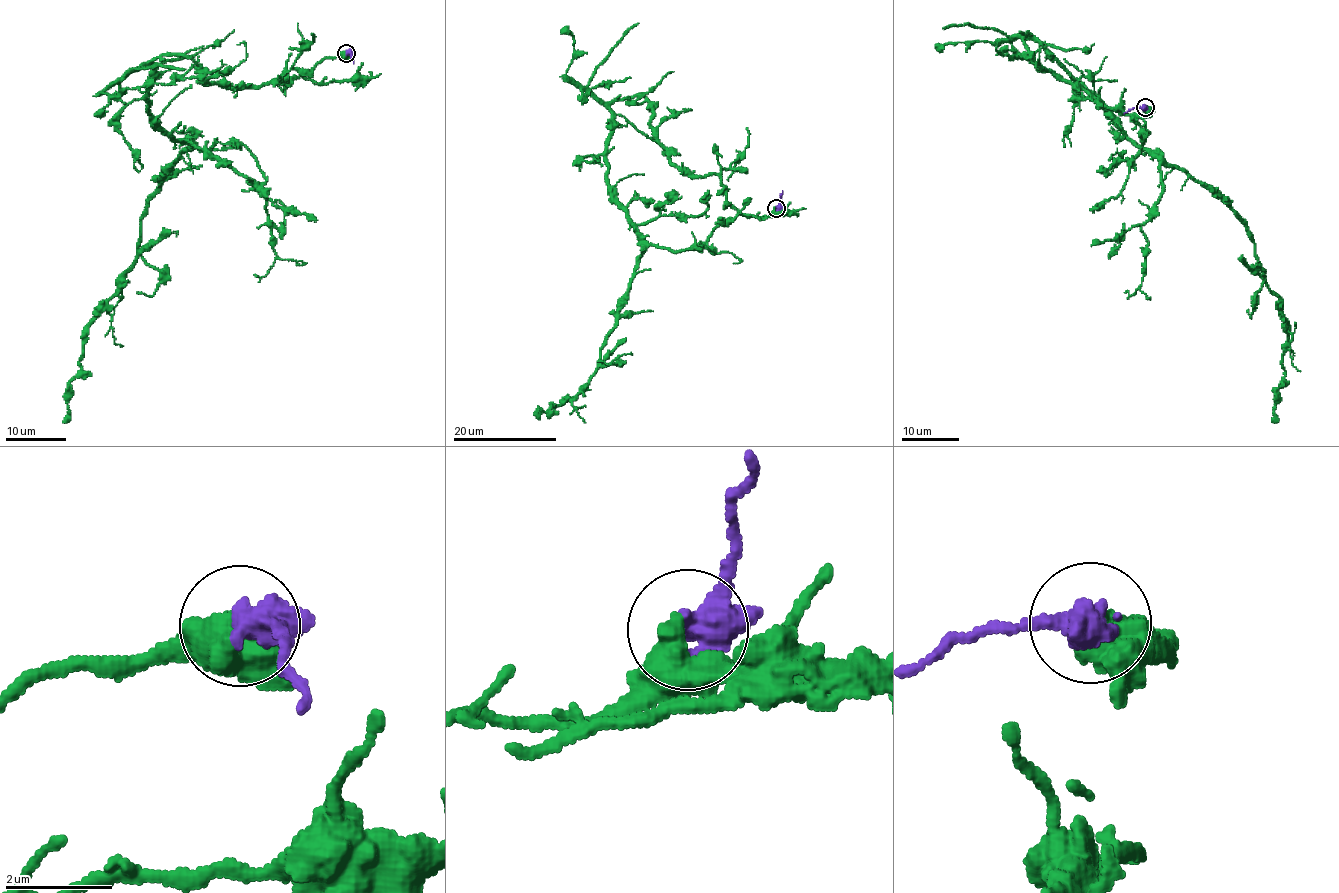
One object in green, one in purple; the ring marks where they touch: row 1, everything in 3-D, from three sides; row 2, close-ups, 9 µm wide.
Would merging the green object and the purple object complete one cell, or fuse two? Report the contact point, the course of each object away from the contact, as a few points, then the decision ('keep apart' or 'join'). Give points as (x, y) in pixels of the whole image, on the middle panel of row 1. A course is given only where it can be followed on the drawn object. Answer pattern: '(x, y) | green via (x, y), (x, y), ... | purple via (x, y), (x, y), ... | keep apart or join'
(776, 208) | green via (776, 207), (740, 214), (718, 175), (677, 169), (649, 102), (615, 99), (631, 288), (585, 388), (533, 415) | purple via (776, 207), (782, 191) | join

